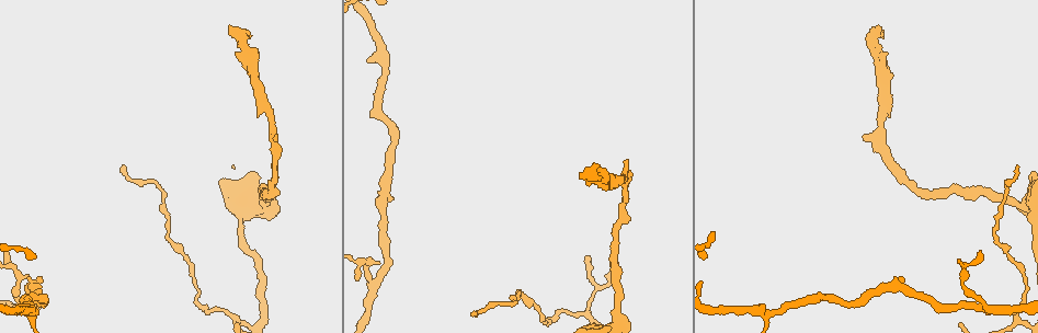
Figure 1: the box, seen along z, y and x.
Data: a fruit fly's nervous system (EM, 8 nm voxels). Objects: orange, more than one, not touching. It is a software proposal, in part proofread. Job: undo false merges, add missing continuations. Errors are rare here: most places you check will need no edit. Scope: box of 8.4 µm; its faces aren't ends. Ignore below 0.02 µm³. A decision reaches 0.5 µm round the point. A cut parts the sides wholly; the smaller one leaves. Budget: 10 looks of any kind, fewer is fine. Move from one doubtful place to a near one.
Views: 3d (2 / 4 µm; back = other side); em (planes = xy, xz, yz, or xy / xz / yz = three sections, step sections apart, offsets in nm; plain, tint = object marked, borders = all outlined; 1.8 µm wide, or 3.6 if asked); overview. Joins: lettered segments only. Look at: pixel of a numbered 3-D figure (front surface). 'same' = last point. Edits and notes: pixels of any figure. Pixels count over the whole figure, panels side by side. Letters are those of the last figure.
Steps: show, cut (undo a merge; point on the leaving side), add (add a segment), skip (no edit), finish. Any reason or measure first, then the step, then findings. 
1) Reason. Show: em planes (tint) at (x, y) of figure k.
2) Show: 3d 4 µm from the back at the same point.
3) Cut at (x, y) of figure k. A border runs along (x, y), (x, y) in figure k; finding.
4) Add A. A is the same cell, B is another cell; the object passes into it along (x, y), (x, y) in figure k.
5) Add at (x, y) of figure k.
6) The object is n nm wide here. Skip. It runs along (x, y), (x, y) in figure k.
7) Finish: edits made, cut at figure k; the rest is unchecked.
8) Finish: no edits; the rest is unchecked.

Tapers out. Show: em xy step 16 (borders) at (237, 322) of figure 1.

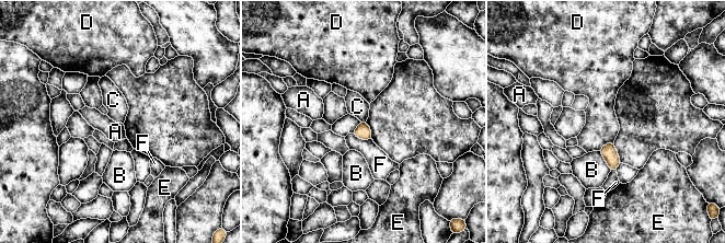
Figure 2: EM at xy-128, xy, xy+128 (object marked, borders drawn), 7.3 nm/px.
Skip. A, B, C, D, E and F are other cells; a border runs along (360, 120), (365, 122) in figure 2; none of them fits.

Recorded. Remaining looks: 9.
Abrupt turn. Show: em planes (borders) at (374, 283) of figure 1.

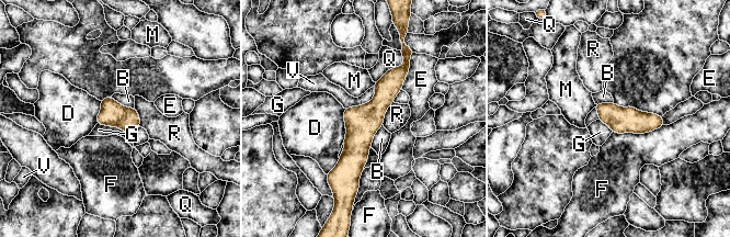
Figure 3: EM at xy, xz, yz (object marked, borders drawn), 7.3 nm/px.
The object is 190 nm wide here. Skip. B, D, E, F, G, M, Q, R and V are other cells; it runs along (406, 65), (361, 126), (352, 180) in figure 3; one neuron here.

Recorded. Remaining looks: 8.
End of a long branch. Show: 3d 2 µm at (473, 314) of figure 1.

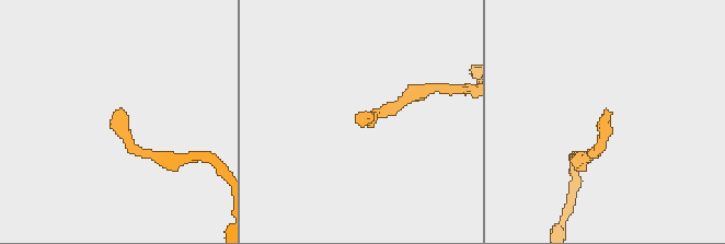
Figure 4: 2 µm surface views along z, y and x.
Show: em planes (tint) at (609, 113) of figure 4.

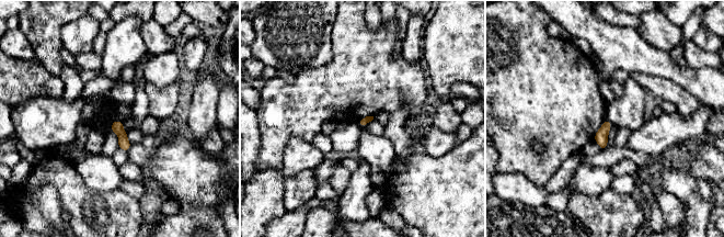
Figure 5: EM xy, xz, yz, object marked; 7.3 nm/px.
Show: em planes (borders) at the same point.

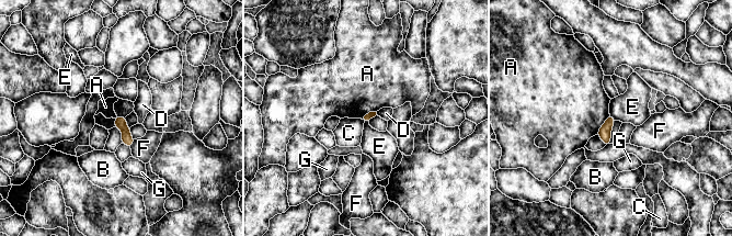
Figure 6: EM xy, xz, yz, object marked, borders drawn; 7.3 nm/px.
Skip. A, B, C, D, E, F and G are other cells; a border runs along (117, 115), (125, 116) in figure 6; none of them fits.

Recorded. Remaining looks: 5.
Free end. Show: 3d 2 µm at (626, 160) of figure 1.

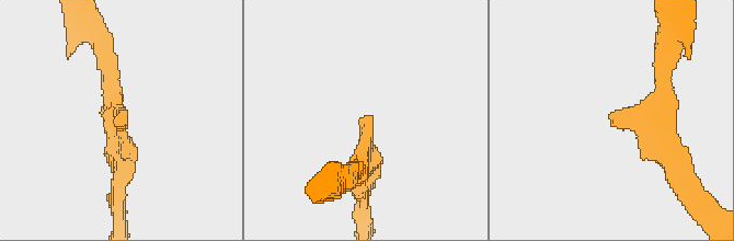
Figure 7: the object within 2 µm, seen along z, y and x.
Now the EM. Show: em planes (borders) at (359, 118) of figure 7.

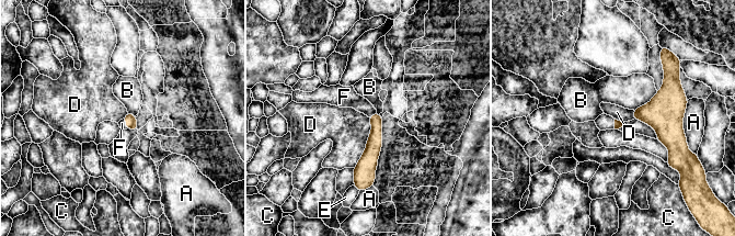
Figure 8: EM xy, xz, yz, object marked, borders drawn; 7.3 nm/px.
Add F. F is the same cell, A, B, C, D and E are other cells; the object passes into it along (618, 124), (615, 124), (604, 122) in figure 8; the neuron continues.

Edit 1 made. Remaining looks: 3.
Finish: edits made, add at figure 8; the rest is unchecked.

